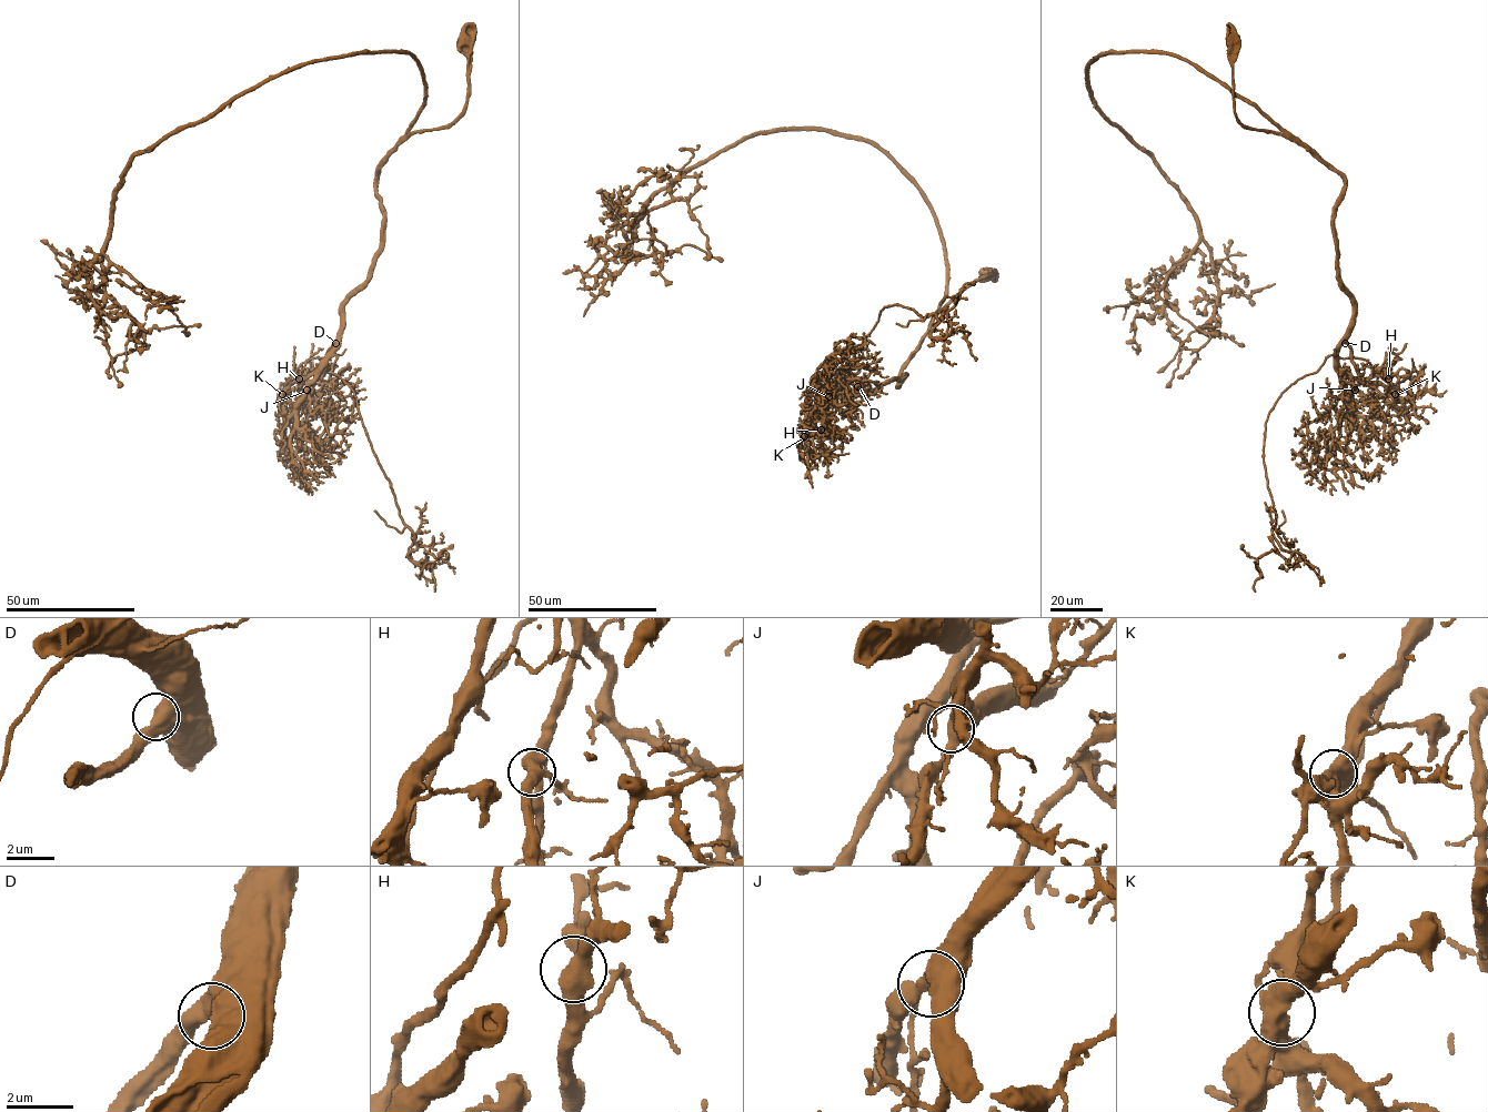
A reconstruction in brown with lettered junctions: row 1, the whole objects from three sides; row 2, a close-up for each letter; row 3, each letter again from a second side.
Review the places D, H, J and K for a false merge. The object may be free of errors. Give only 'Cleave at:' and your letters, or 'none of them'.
Cleave at: K

